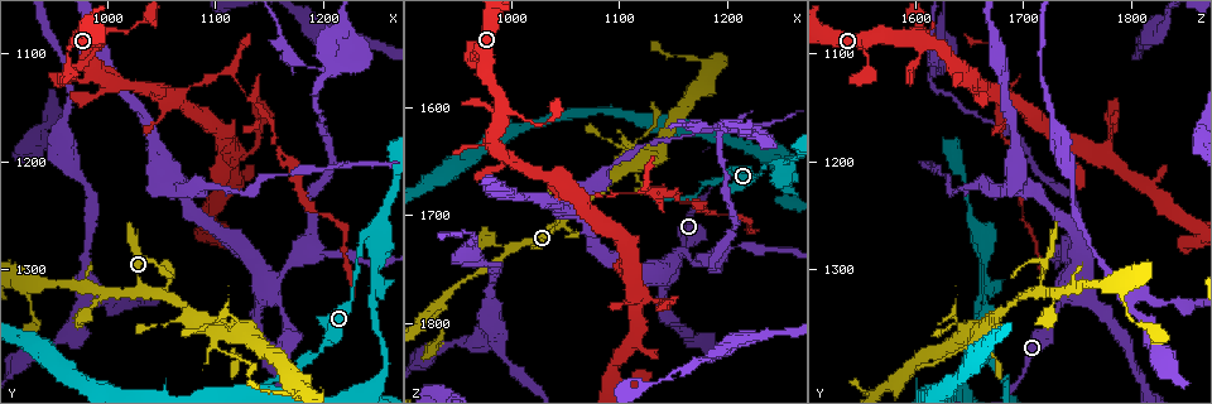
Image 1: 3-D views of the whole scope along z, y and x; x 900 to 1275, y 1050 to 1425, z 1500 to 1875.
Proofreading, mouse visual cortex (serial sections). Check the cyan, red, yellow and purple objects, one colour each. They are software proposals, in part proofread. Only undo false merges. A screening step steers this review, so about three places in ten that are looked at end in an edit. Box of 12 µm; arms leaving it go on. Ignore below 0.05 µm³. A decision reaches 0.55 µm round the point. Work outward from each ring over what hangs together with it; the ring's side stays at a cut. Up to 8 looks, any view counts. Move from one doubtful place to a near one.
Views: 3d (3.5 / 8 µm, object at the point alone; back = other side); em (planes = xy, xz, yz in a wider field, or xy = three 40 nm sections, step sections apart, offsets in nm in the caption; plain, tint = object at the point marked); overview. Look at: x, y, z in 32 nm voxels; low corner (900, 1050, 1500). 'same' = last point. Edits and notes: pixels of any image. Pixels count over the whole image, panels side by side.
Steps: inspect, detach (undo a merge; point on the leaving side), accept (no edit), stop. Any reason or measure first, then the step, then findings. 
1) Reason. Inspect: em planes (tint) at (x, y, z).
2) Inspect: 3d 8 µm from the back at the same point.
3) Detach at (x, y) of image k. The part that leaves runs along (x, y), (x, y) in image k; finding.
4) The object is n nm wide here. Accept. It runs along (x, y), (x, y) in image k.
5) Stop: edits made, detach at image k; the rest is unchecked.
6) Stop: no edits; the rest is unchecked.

Thin neck. Inspect: 3d 3.5 µm at (1154, 1320, 1740).

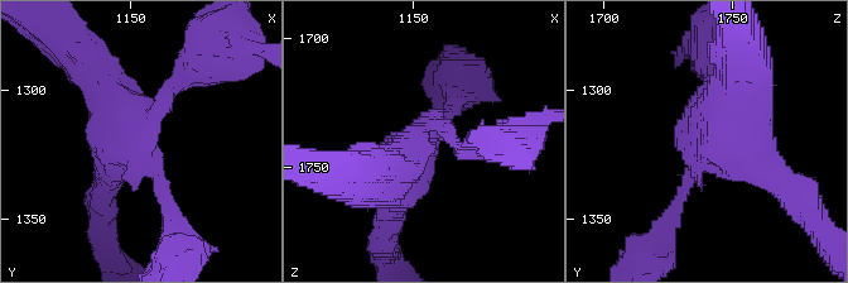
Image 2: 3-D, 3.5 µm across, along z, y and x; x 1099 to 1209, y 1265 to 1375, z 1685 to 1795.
4 arms meet here; the arms are 150, 200, 350, 500 nm wide. Inspect: em xy step 1 (tint) at (1151, 1323, 1741).

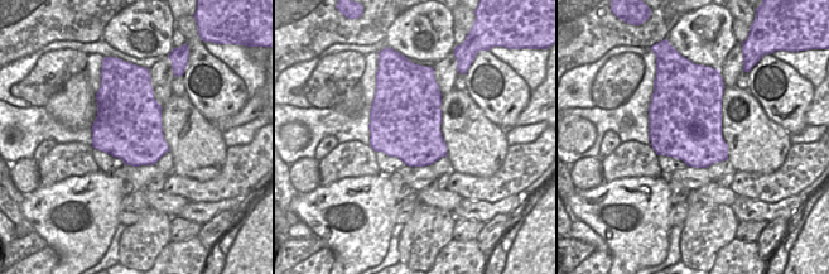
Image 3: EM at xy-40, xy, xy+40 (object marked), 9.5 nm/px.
Detach at (177, 81) of image 2. The part that leaves runs along (149, 120), (231, 38) in image 2; two cells meet here.

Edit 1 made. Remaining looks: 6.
A fork. Inspect: 3d 3.5 µm at (1098, 1356, 1660).

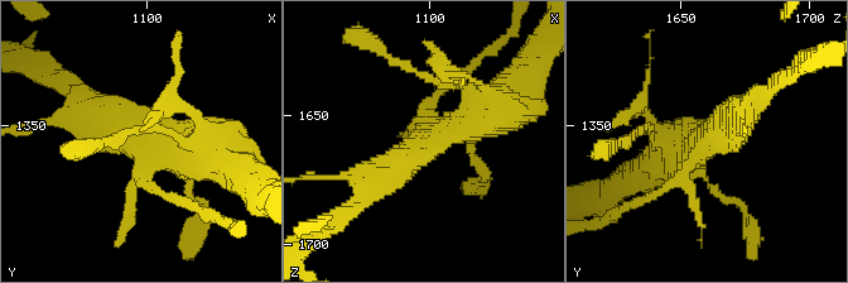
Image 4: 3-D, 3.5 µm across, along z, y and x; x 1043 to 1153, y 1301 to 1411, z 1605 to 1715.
Shape alone is not enough. Inspect: em planes (plain) at (1098, 1354, 1660).

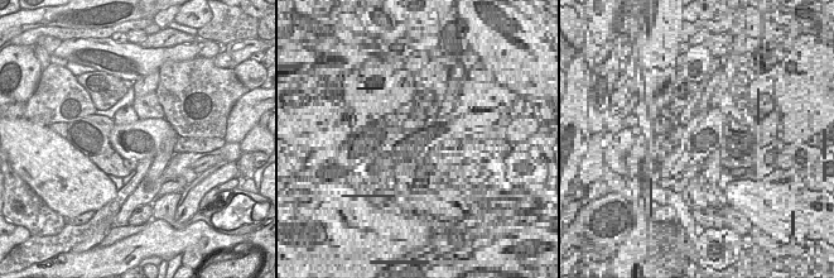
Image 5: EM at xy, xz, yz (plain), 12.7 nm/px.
With the object marked. Inspect: em planes (tint) at the same point.

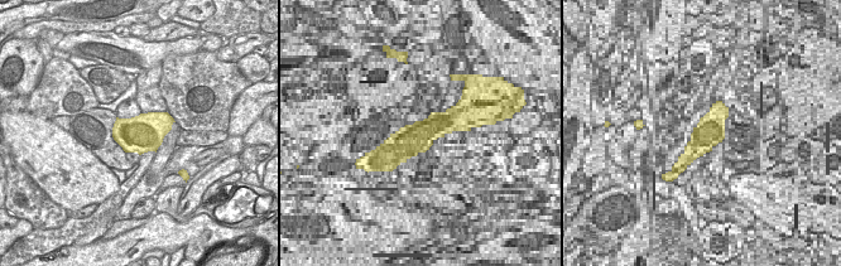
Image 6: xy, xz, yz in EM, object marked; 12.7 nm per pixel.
The object is 480 nm wide here. Detach at (126, 216) of image 4. The part that leaves runs along (150, 182), (165, 197), (232, 225) in image 4; a second cell is stuck on.

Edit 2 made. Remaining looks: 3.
Narrows sharply. Inspect: 3d 8 µm at (1102, 1122, 1680).

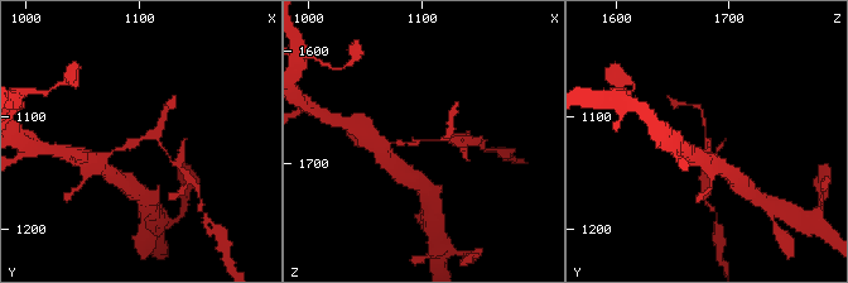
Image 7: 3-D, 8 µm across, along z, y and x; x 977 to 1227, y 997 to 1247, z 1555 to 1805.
Inspect: 3d 3.5 µm at (1104, 1122, 1680).

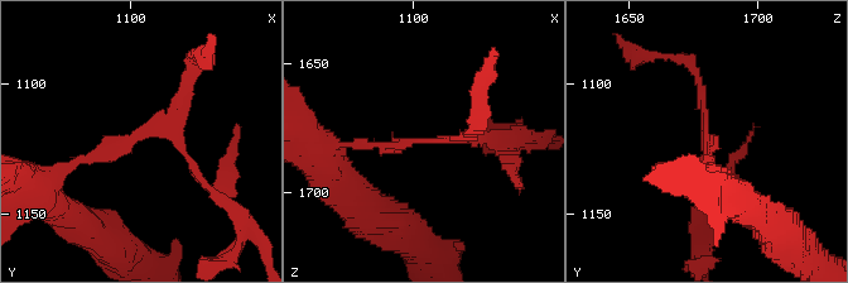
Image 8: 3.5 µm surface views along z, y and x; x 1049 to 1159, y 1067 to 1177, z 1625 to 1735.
Inspect: em xy step 5 (tint) at (1103, 1120, 1681).

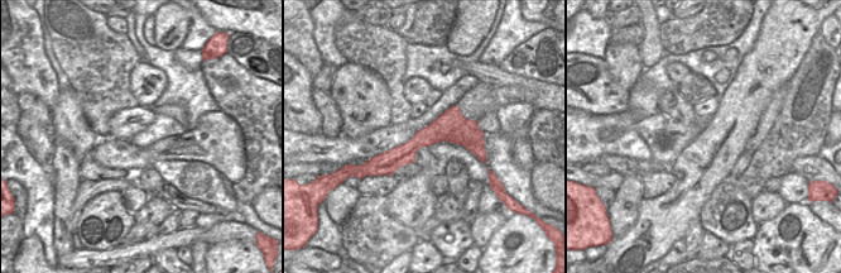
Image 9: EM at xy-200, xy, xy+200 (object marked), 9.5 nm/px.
The object is 260 nm wide here. Detach at (148, 132) of image 8. The part that leaves runs along (81, 158), (154, 128), (186, 154) in image 8; two cells meet here.

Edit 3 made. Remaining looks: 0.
Stop: edits made, detach at image 2, detach at image 4, detach at image 8; the rest is unchecked.

